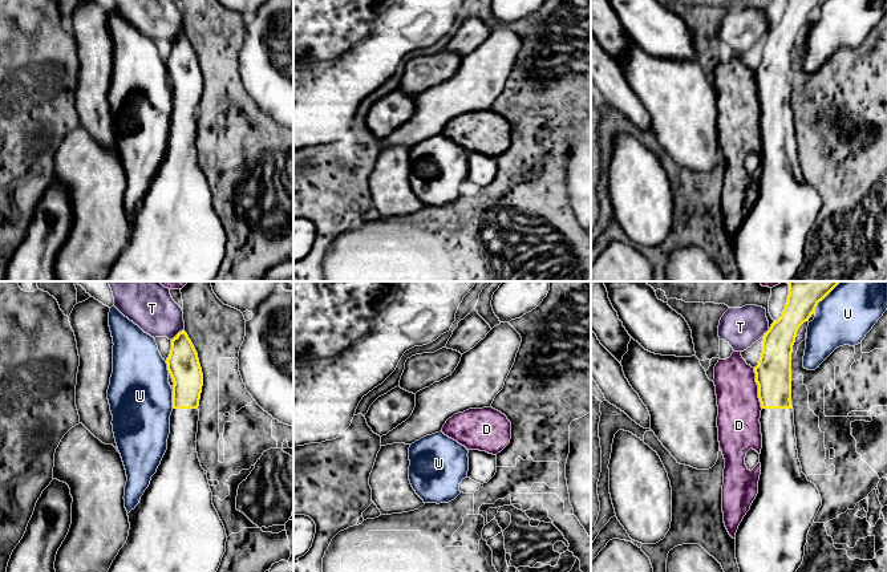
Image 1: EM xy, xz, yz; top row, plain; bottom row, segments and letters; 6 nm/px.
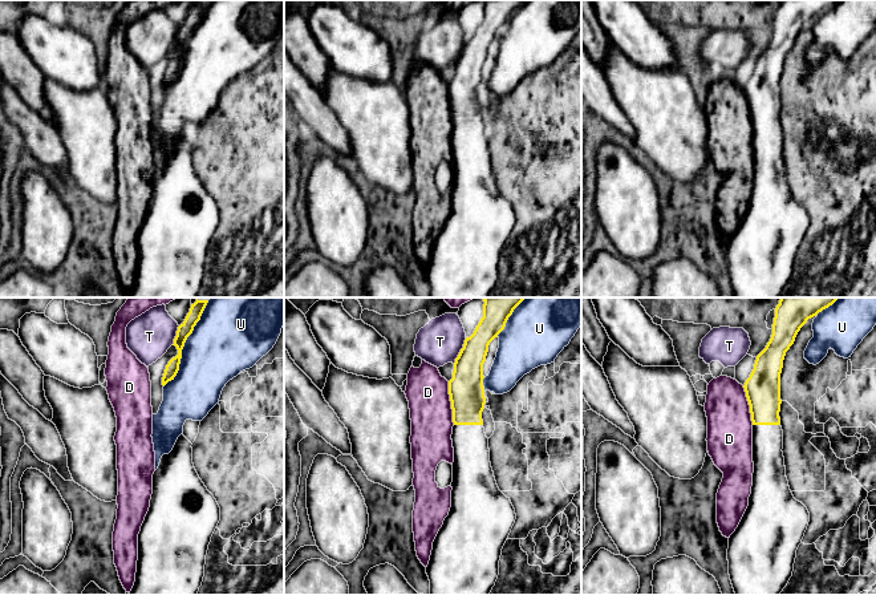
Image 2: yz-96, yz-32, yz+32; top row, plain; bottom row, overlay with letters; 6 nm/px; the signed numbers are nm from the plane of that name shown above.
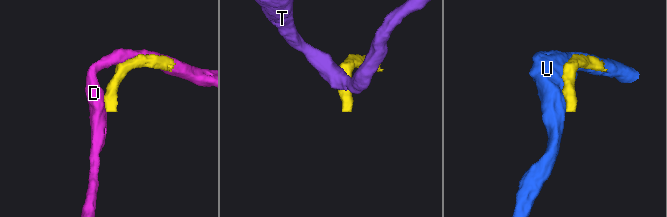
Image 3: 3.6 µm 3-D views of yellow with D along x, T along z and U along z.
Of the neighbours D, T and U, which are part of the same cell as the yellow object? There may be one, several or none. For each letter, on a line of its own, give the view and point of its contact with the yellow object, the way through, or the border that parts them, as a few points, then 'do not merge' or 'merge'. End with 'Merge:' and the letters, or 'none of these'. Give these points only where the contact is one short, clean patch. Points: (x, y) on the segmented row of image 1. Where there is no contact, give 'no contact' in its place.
D: contact yz (758, 388); do not merge
T: contact xy (177, 335); border xy (183, 329), (171, 340); do not merge
U: contact xy (173, 398); do not merge
Merge: none of these

